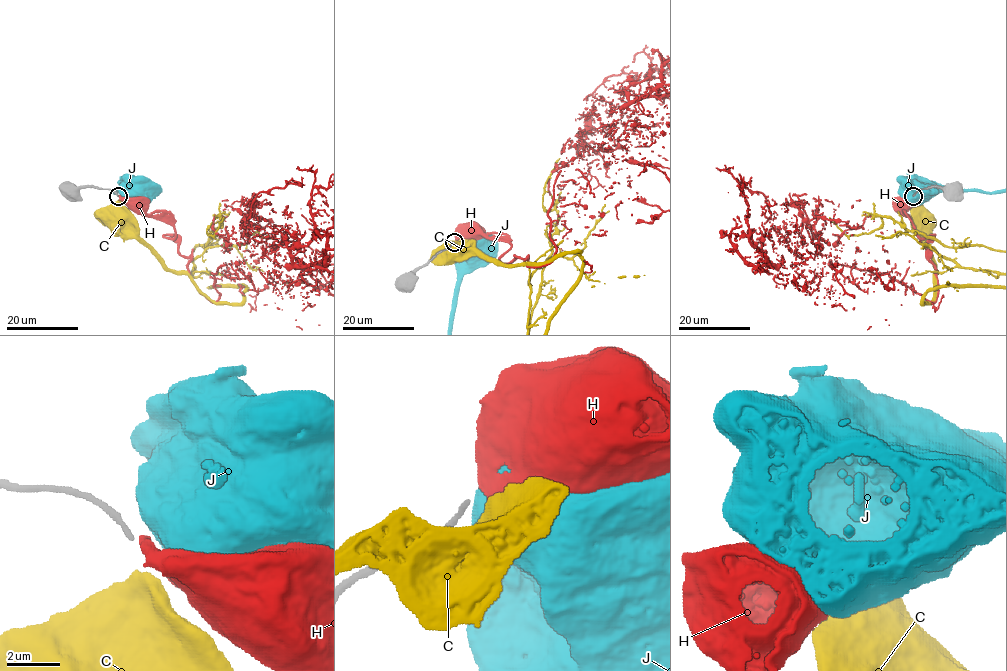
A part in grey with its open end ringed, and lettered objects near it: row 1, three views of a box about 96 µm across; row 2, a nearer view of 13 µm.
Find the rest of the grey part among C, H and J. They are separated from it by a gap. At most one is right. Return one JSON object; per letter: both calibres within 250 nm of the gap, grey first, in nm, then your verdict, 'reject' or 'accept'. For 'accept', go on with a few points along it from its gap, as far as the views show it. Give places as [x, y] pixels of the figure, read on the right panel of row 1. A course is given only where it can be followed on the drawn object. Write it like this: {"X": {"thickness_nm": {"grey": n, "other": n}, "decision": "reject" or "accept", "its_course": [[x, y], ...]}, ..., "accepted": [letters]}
{"C": {"thickness_nm": {"grey": 190, "other": 650}, "decision": "reject"}, "H": {"thickness_nm": {"grey": 190, "other": 550}, "decision": "reject"}, "J": {"thickness_nm": {"grey": 190, "other": 950}, "decision": "reject"}, "accepted": []}

